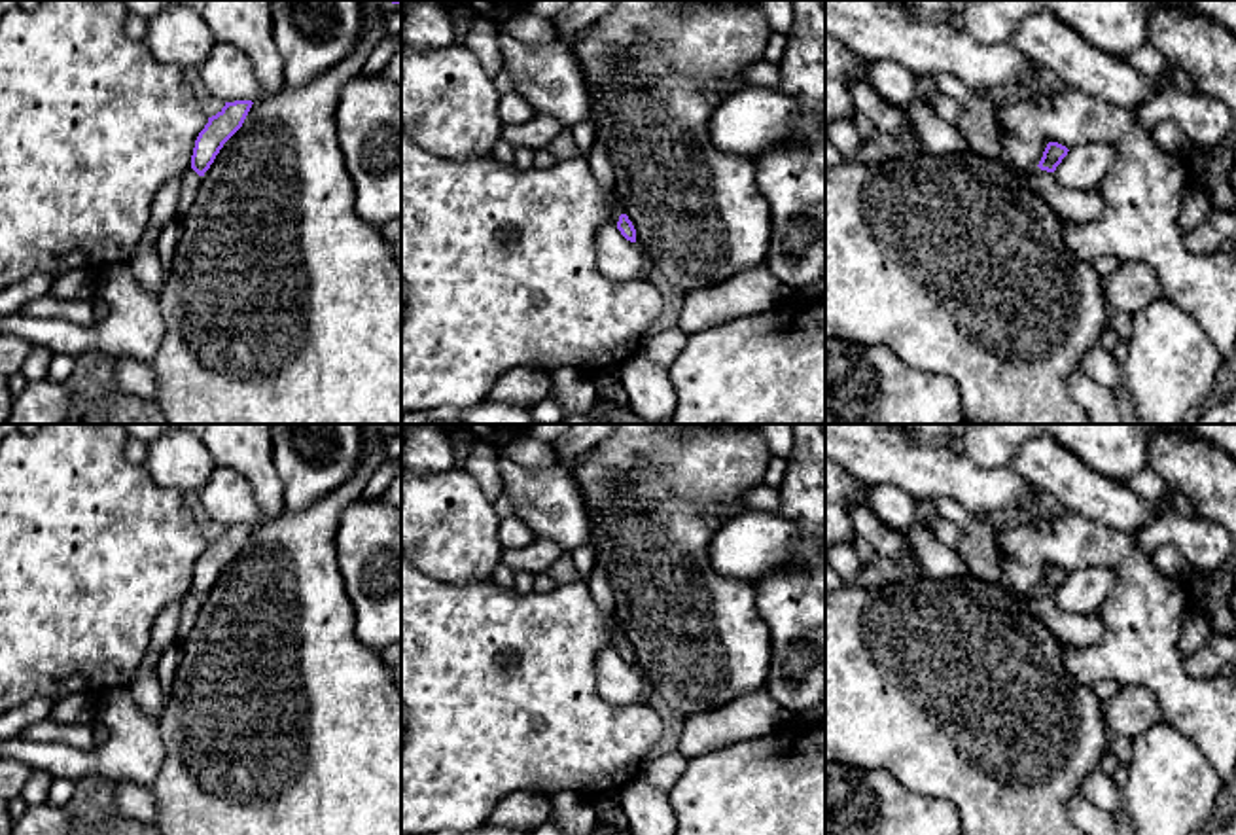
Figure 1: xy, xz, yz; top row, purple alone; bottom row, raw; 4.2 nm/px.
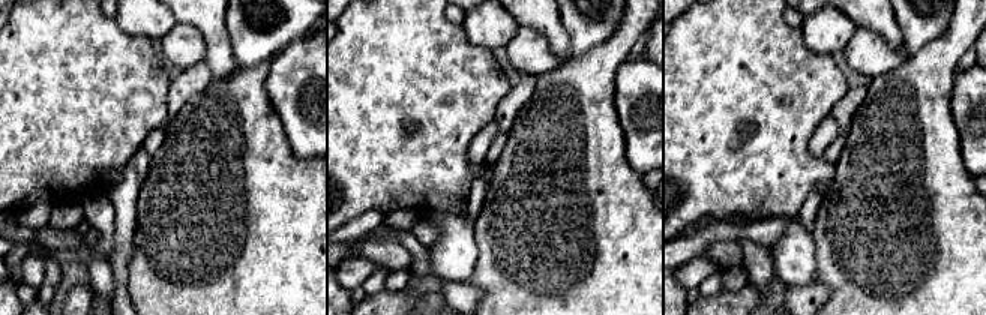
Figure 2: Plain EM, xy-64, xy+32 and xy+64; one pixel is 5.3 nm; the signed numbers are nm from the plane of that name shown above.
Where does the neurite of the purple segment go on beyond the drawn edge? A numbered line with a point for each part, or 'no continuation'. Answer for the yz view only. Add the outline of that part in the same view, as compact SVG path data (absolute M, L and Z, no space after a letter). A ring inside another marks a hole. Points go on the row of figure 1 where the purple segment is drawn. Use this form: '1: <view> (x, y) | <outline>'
1: yz (1077, 205) | M1039 167L1024 174L1022 186L1045 201L1062 220L1075 223L1098 220L1105 206L1100 187L1062 187L1052 172Z

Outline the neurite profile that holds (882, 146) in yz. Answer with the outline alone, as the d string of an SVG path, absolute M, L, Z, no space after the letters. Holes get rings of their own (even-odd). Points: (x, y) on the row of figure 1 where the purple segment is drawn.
M876 129L871 142L861 140L854 161L882 163L892 157L905 157L922 151L922 138L914 136L907 142Z

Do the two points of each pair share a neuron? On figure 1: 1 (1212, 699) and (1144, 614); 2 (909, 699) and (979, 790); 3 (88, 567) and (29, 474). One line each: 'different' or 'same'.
1: same
2: same
3: same

